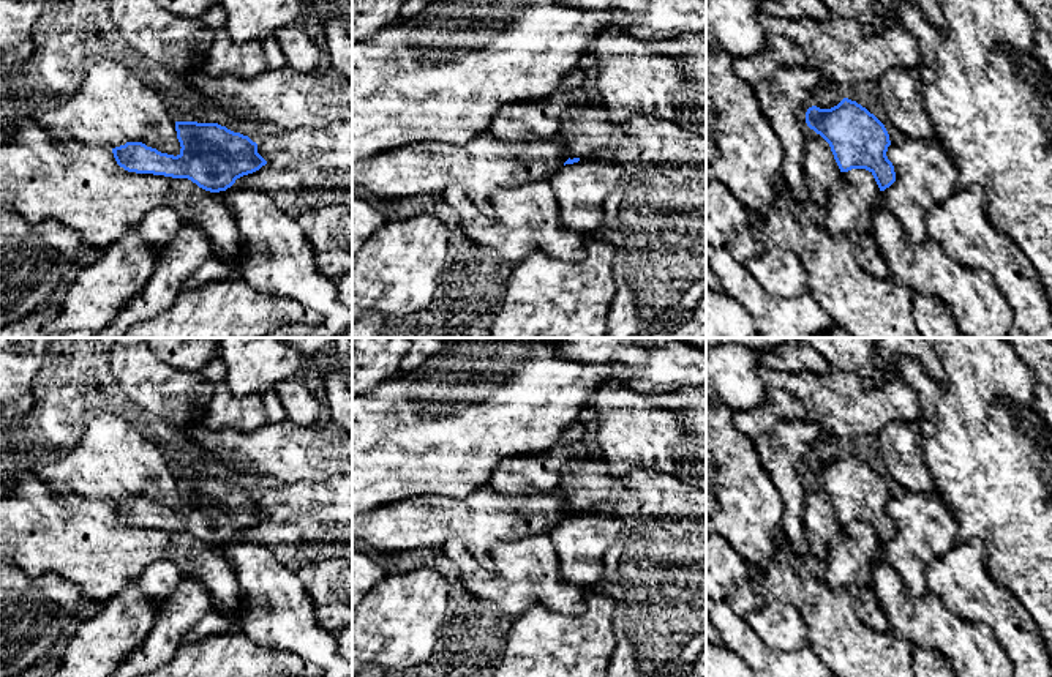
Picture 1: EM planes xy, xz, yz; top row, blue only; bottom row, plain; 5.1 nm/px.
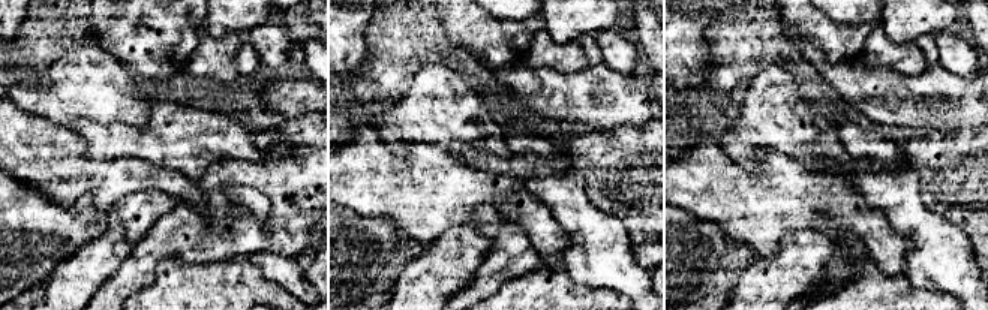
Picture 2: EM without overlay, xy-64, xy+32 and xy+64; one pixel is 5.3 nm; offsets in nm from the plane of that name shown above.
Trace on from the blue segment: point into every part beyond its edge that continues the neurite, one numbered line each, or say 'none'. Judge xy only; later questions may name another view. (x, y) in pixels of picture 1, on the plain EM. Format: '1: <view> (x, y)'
none

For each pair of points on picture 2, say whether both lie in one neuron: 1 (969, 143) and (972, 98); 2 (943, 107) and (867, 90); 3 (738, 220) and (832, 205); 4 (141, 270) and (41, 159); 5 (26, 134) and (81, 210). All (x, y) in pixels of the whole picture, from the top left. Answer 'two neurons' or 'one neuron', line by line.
1: two neurons
2: one neuron
3: one neuron
4: two neurons
5: two neurons

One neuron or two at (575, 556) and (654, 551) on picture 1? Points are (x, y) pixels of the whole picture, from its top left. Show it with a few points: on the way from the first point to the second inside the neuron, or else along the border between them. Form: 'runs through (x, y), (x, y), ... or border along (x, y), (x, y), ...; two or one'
border along (612, 543), (604, 557), (604, 576), (596, 586); two

